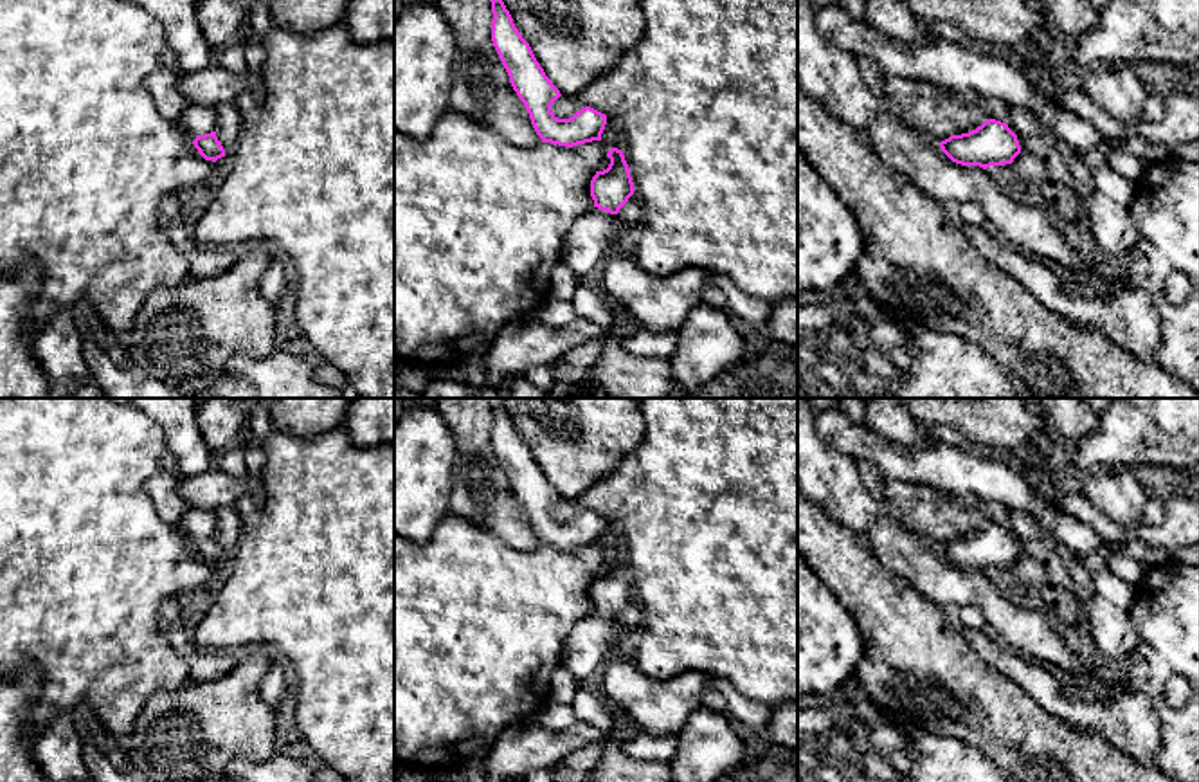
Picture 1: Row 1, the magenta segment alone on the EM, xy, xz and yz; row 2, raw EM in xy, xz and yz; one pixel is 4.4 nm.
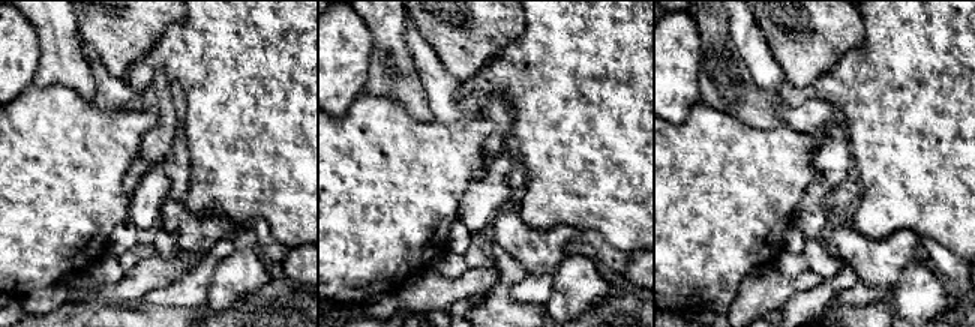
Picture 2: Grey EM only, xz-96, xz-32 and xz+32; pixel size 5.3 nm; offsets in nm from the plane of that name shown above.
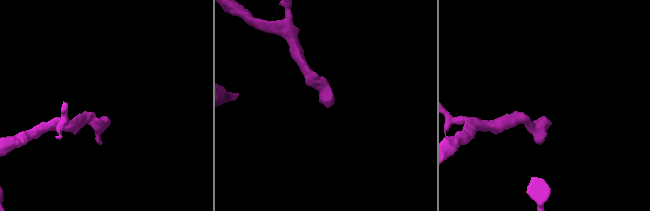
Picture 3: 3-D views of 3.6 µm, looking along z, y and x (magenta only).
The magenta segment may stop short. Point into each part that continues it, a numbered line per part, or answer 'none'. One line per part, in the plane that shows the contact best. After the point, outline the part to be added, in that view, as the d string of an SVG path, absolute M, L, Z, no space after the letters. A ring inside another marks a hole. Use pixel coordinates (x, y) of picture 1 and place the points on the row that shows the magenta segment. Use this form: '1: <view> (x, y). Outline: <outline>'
1: xy (197, 119). Outline: M191 103L175 121L187 133L191 142L198 135L216 132L214 106L203 106L203 105Z

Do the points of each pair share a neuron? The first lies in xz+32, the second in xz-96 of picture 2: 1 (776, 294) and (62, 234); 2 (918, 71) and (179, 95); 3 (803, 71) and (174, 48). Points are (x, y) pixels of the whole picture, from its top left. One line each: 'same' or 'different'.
1: different
2: different
3: different

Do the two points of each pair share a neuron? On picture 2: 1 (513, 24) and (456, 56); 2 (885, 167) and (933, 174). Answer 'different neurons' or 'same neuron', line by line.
1: same neuron
2: same neuron

